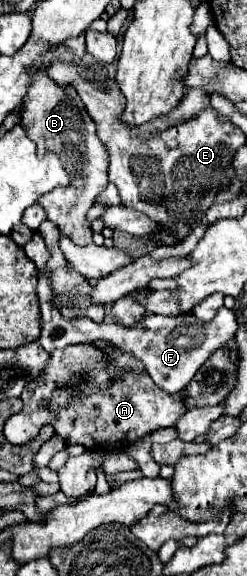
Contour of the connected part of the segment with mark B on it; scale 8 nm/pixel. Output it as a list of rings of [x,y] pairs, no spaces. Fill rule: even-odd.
[[[83,35],[75,39],[67,39],[67,43],[47,53],[43,67],[33,75],[33,83],[29,85],[29,93],[23,101],[23,113],[21,113],[21,123],[29,131],[29,139],[33,139],[37,145],[37,157],[43,157],[47,151],[53,151],[55,155],[59,155],[63,167],[71,175],[73,185],[59,187],[47,195],[41,195],[39,205],[45,207],[47,219],[57,225],[59,233],[69,237],[77,245],[91,243],[93,231],[91,231],[91,223],[87,221],[87,211],[93,207],[99,193],[107,187],[109,155],[107,155],[105,145],[97,139],[95,123],[87,115],[81,99],[77,99],[77,93],[73,91],[73,87],[65,87],[65,89],[59,87],[47,77],[45,69],[53,59],[71,61],[75,57],[81,57],[83,53],[85,53]]]

